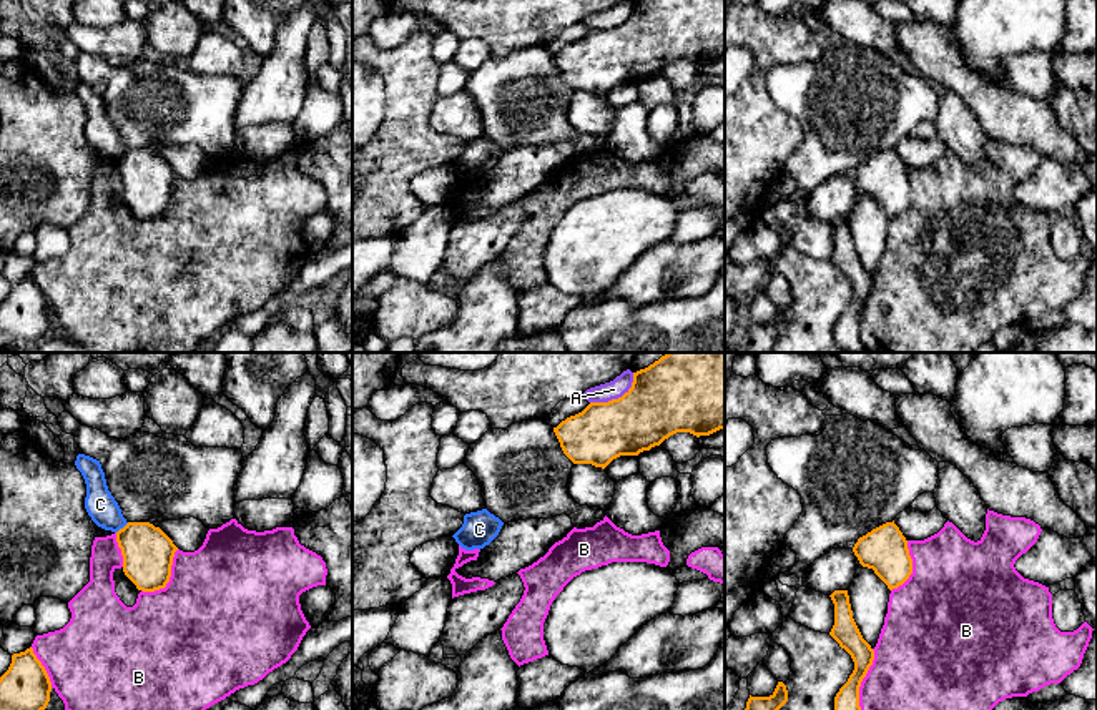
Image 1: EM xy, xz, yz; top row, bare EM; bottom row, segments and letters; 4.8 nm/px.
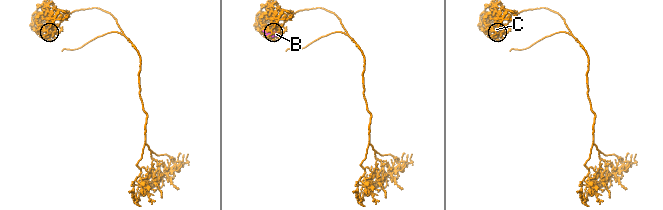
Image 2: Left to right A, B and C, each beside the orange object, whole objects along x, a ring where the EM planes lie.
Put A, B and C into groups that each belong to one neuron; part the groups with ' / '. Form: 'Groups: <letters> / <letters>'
Groups: A / B / C

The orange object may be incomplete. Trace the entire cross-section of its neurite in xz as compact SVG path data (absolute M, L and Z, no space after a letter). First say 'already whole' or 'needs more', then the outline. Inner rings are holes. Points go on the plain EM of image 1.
already whole | M633 0L632 15L618 27L590 30L553 60L573 91L605 96L620 83L638 83L676 60L696 65L725 57L725 0Z

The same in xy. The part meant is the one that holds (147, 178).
already whole | M128 150L116 160L123 183L123 200L138 218L165 216L171 205L173 185L178 175L150 150Z

